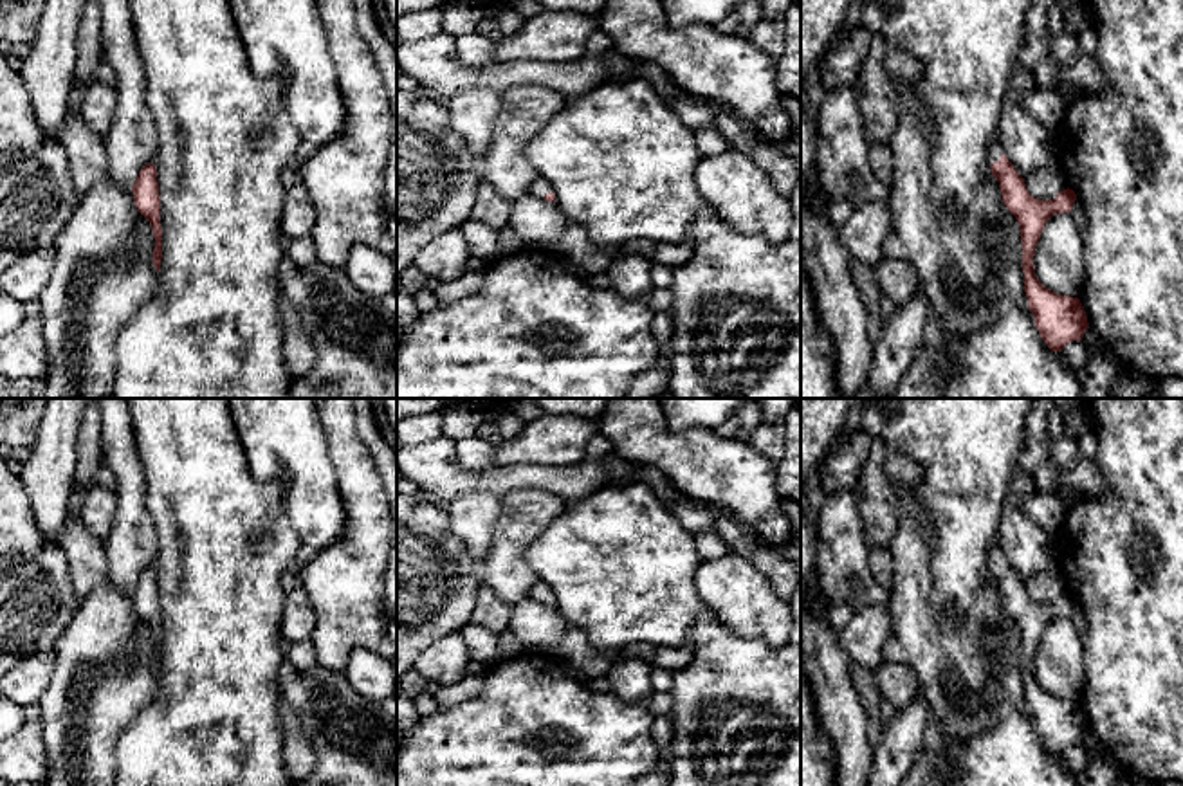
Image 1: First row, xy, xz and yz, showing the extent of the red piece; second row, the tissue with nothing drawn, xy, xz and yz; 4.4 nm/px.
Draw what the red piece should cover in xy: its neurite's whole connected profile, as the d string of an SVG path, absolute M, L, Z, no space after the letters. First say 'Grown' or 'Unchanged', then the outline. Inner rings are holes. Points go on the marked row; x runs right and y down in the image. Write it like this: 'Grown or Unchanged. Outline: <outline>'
Unchanged. Outline: M146 164L133 187L133 202L137 211L150 222L155 238L153 249L153 267L160 272L162 261L162 227L160 227L160 196L159 196L159 182L157 182L157 168L155 164Z

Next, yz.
Grown. Outline: M1001 141L990 142L986 160L999 182L1004 206L1021 227L1024 292L1035 326L1051 352L1062 352L1066 344L1082 341L1089 328L1087 315L1078 297L1051 292L1037 279L1033 256L1048 220L1053 215L1071 213L1077 195L1068 187L1053 200L1033 198L1004 155Z

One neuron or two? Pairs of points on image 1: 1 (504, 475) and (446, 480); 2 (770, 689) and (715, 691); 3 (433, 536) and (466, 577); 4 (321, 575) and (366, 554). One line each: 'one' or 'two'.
1: one
2: one
3: one
4: one

